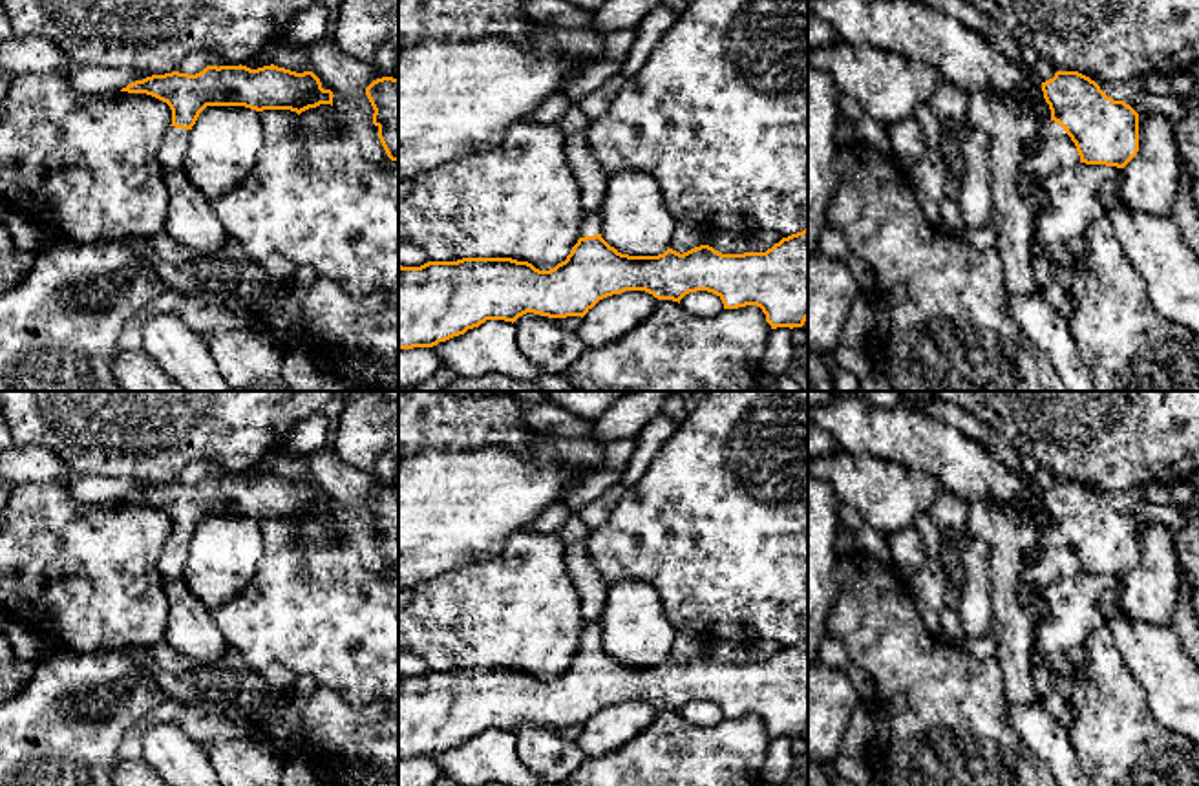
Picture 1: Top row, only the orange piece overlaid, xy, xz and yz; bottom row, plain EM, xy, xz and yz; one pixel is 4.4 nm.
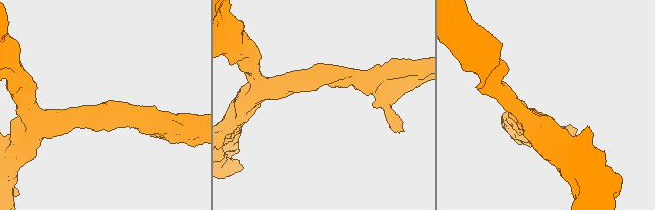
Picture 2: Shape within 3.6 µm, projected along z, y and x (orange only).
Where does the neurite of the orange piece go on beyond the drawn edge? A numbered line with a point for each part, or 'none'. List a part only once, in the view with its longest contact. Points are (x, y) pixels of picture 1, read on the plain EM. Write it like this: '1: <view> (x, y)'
1: xz (591, 635)

